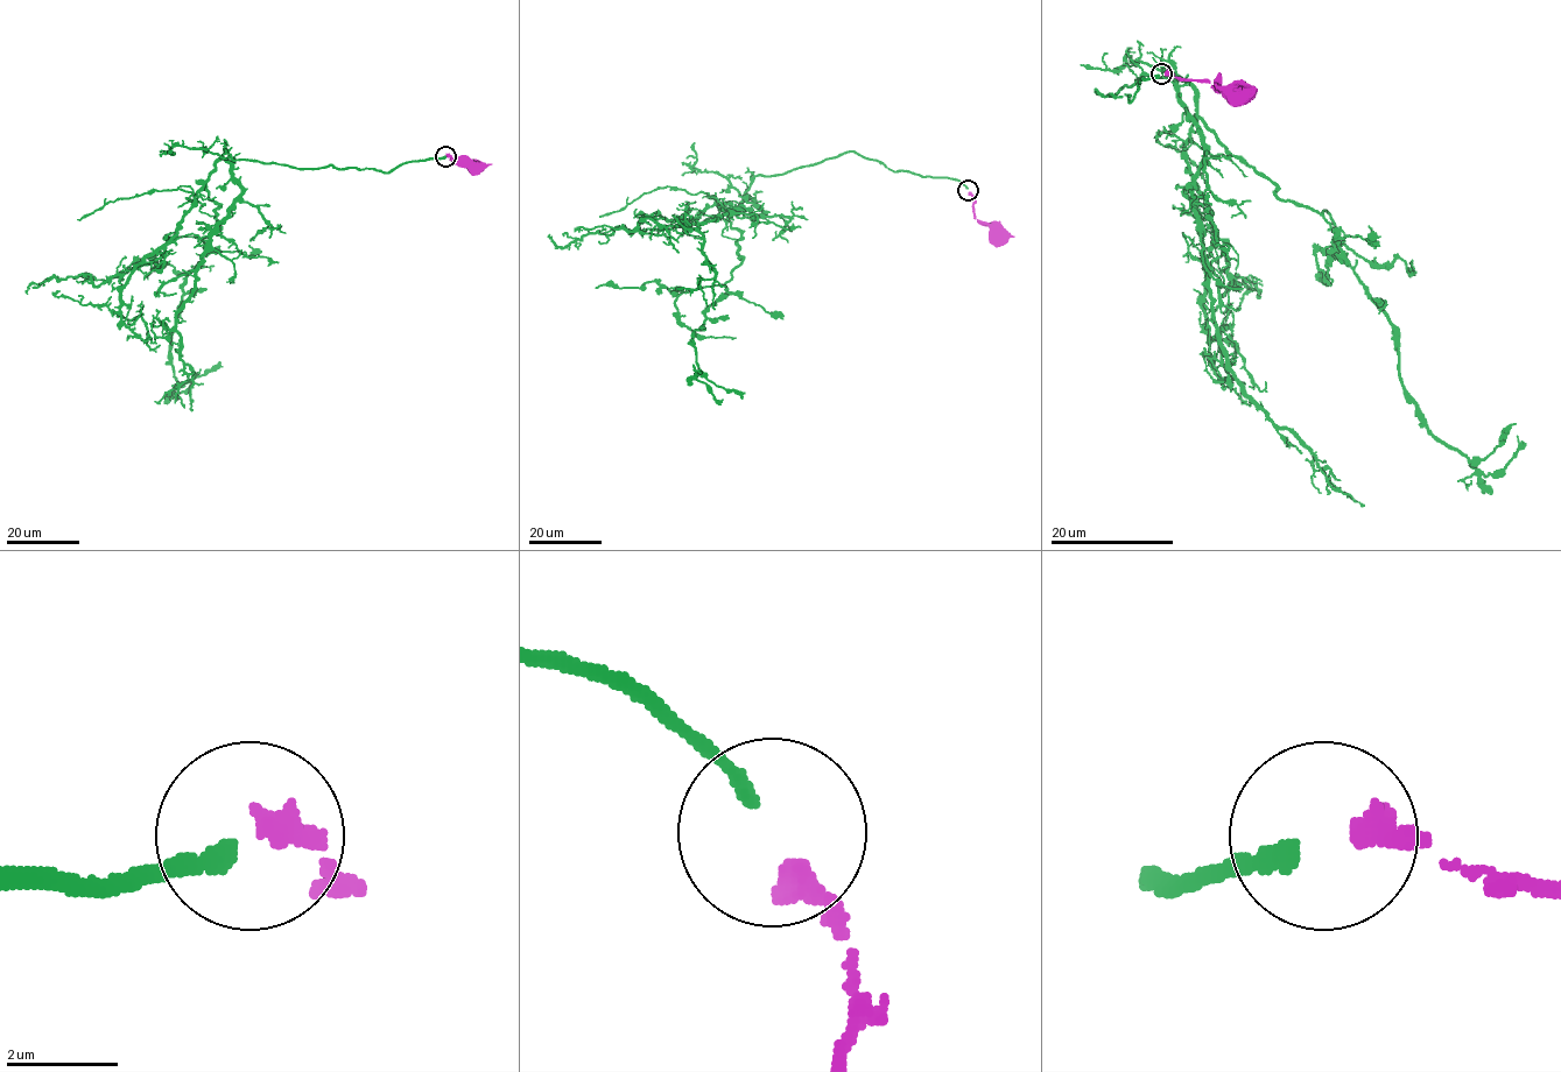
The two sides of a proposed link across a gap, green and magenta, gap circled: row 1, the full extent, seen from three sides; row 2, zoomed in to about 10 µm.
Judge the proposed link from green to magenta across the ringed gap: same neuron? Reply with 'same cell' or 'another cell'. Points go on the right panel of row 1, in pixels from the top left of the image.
same cell

